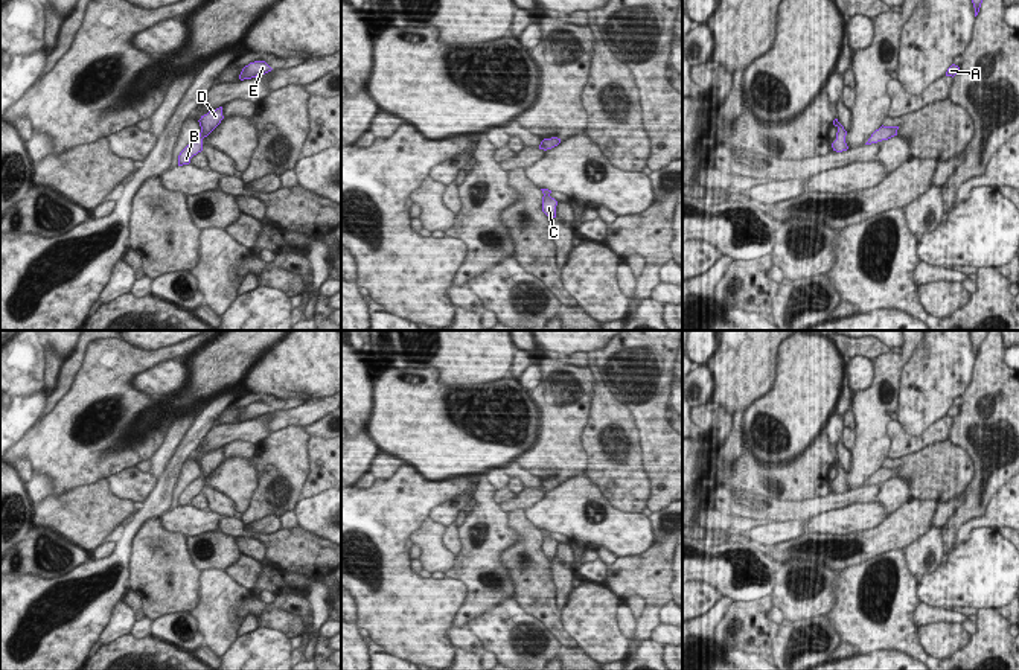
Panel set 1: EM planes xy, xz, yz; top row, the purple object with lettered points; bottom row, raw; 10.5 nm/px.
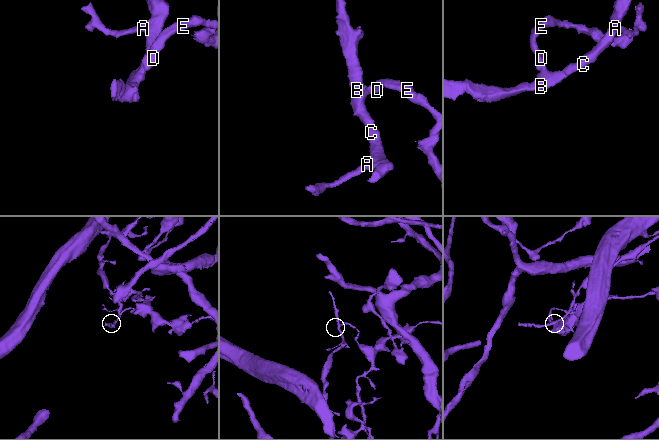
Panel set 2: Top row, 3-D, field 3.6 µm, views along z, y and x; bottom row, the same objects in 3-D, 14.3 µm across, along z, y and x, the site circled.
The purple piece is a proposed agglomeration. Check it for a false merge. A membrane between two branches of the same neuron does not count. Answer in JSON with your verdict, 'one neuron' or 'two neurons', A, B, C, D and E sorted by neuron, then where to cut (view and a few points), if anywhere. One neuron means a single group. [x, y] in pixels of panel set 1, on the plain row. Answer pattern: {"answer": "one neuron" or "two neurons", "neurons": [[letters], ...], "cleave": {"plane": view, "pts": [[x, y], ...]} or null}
{"answer": "two neurons", "neurons": [["A", "B", "C"], ["D", "E"]], "cleave": {"plane": "xy", "pts": [[201, 468], [204, 477]]}}

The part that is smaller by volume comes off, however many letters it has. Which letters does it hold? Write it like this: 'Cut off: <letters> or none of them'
Cut off: A, B, C

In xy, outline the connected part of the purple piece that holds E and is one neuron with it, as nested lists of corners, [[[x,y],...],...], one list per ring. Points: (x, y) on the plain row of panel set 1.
[[[254,402],[245,407],[239,416],[239,420],[251,420],[271,413],[273,410],[265,402]]]

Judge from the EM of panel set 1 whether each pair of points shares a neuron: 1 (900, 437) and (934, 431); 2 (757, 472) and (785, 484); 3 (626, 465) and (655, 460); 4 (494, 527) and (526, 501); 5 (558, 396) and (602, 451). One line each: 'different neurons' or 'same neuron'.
1: same neuron
2: same neuron
3: different neurons
4: different neurons
5: different neurons

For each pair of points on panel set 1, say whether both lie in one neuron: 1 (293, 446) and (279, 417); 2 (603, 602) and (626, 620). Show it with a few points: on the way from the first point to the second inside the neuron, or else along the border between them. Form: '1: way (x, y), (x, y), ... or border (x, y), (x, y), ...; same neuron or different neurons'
1: border (302, 425), (288, 425), (270, 434); different neurons
2: border (616, 608), (617, 626), (628, 640); different neurons

